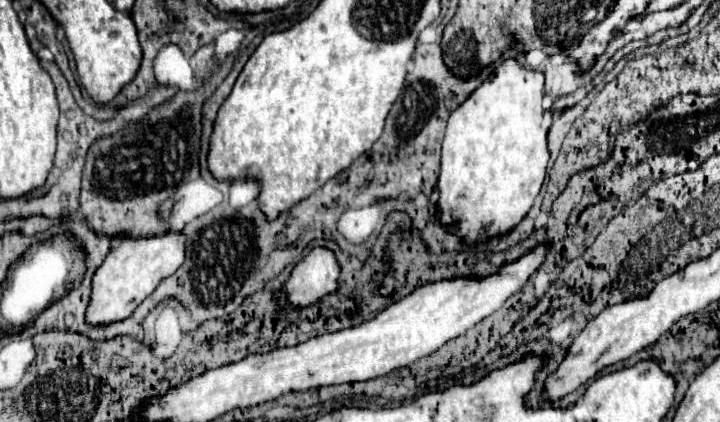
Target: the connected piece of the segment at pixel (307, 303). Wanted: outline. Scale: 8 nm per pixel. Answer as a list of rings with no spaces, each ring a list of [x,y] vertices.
[[[314,247],[304,259],[300,259],[290,277],[286,279],[282,293],[292,309],[306,309],[318,305],[324,297],[338,293],[340,261],[332,249]]]

